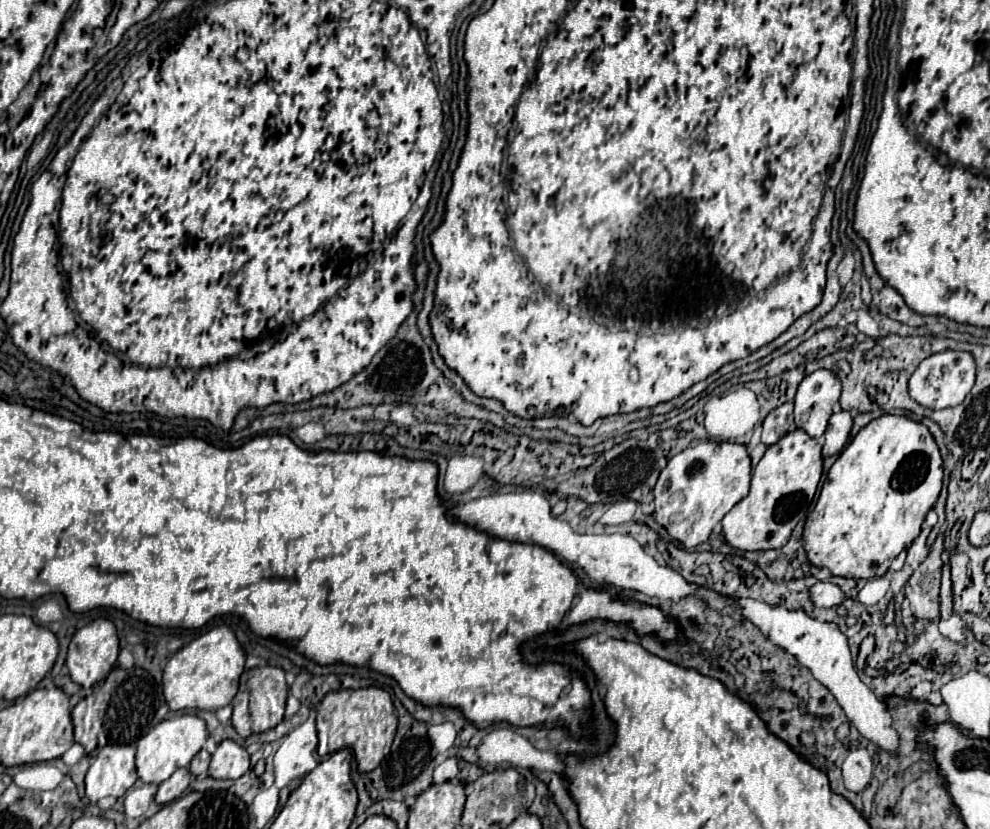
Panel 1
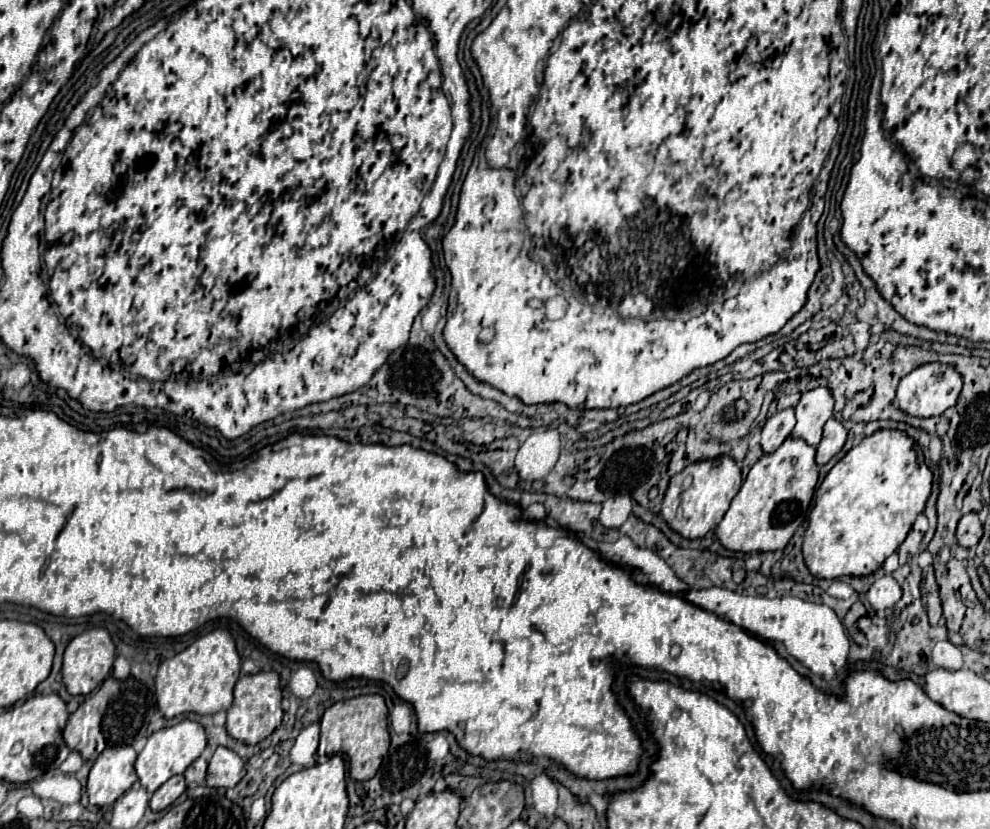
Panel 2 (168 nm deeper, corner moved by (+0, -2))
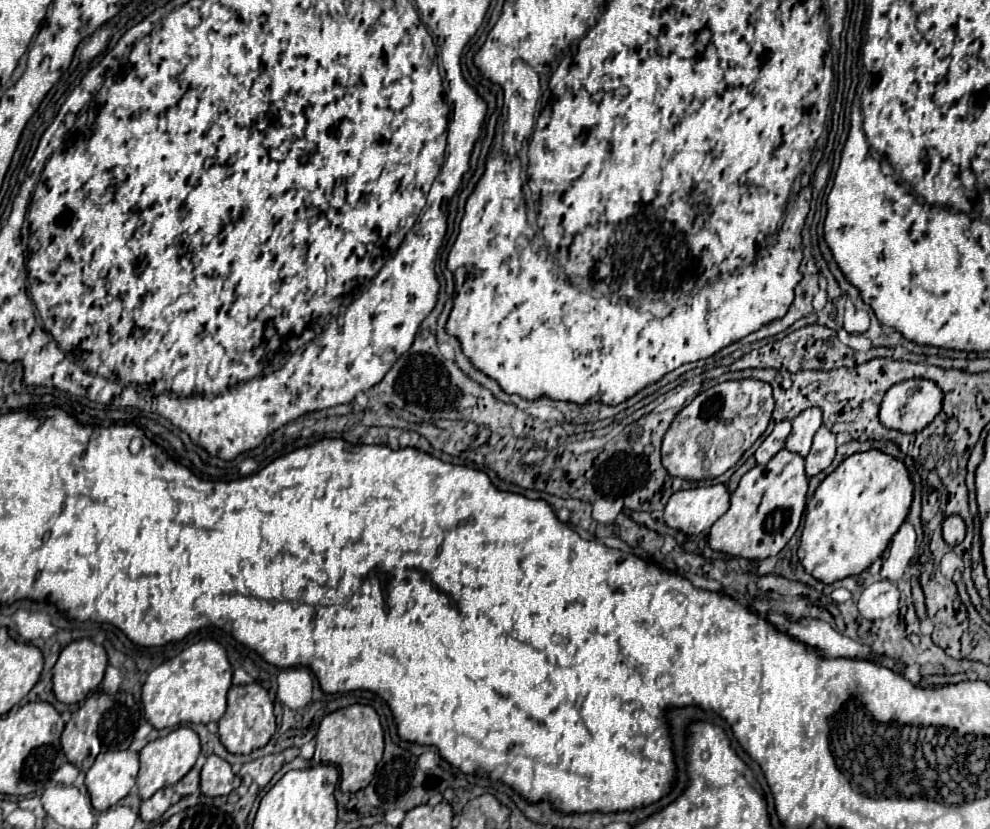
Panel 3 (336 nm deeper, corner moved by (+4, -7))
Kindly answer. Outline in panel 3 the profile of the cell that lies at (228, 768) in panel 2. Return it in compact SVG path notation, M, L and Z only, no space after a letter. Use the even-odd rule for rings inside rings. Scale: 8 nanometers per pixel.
M208 756L200 774L200 790L204 796L226 796L240 784L240 778L232 774L232 768L226 760L218 756Z

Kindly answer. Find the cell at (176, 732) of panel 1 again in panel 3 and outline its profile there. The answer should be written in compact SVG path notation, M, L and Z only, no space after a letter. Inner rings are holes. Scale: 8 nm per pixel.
M186 726L172 730L168 736L158 738L154 742L148 742L142 750L140 750L140 774L136 778L138 790L140 790L140 798L148 800L156 790L166 788L166 786L174 786L178 780L182 780L190 768L196 764L196 758L200 754L200 740L198 734Z

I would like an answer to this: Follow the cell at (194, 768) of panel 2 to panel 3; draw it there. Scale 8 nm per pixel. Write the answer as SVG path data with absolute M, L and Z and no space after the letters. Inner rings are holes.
M192 768L176 786L174 786L174 792L178 796L188 796L188 794L194 794L198 792L198 786L200 786L200 772L196 768Z

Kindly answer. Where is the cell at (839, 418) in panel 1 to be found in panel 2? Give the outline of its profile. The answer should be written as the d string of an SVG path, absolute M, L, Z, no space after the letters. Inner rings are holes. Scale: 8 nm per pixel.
M828 419L826 425L824 425L824 435L822 435L822 441L818 445L818 453L816 453L816 463L818 465L824 465L828 463L834 455L838 455L846 443L846 437L848 437L848 431L846 427L838 421L838 419Z

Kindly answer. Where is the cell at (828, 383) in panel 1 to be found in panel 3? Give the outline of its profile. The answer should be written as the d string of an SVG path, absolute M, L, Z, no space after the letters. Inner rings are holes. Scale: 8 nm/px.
M820 408L804 410L792 422L792 432L790 432L790 438L786 440L786 448L806 458L812 446L812 438L820 426L822 426L822 410Z

